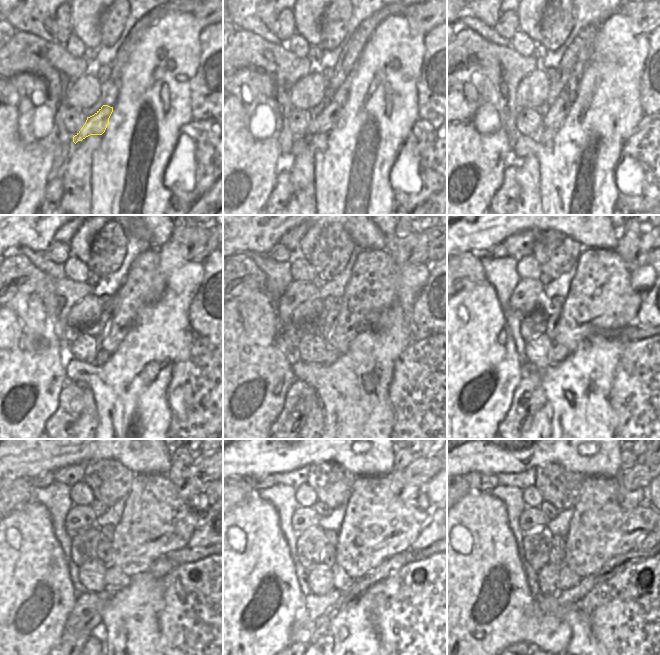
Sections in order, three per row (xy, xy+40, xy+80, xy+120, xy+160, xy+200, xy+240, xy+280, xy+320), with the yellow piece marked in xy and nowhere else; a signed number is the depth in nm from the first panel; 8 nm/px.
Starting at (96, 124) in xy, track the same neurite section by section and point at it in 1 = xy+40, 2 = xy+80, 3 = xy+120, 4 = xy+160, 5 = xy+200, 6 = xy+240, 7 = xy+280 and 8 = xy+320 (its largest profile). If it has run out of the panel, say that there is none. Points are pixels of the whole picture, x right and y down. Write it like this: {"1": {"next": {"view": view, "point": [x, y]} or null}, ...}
{"1": {"next": {"view": "xy+40", "point": [325, 121]}}, "2": {"next": {"view": "xy+80", "point": [554, 118]}}, "3": {"next": {"view": "xy+120", "point": [144, 277]}}, "4": {"next": {"view": "xy+160", "point": [375, 272]}}, "5": {"next": {"view": "xy+200", "point": [602, 272]}}, "6": {"next": {"view": "xy+240", "point": [154, 497]}}, "7": {"next": {"view": "xy+280", "point": [376, 497]}}, "8": {"next": {"view": "xy+320", "point": [600, 498]}}}

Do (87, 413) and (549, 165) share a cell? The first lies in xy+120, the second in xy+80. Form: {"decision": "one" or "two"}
{"decision": "two"}

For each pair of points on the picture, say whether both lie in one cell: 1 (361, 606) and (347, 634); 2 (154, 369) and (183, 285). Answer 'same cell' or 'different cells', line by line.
1: same cell
2: same cell

